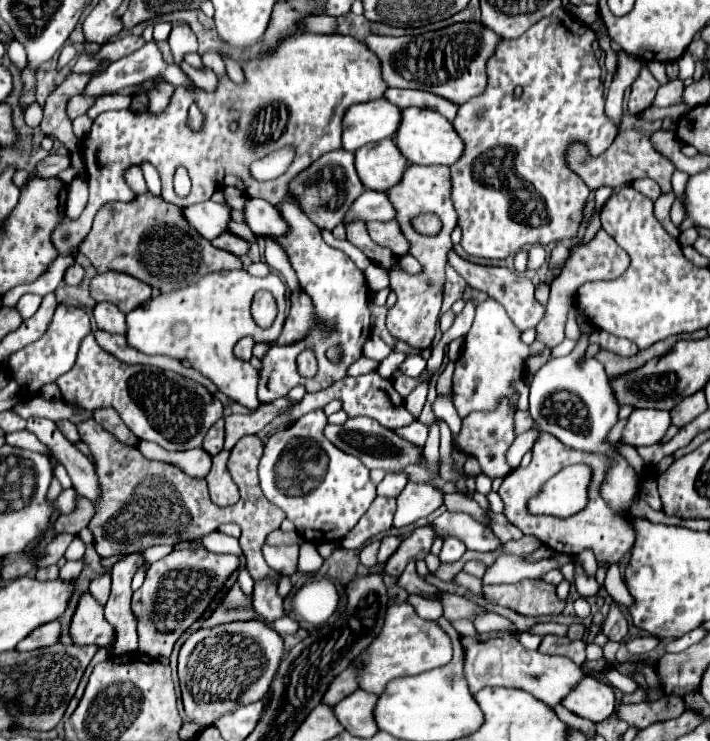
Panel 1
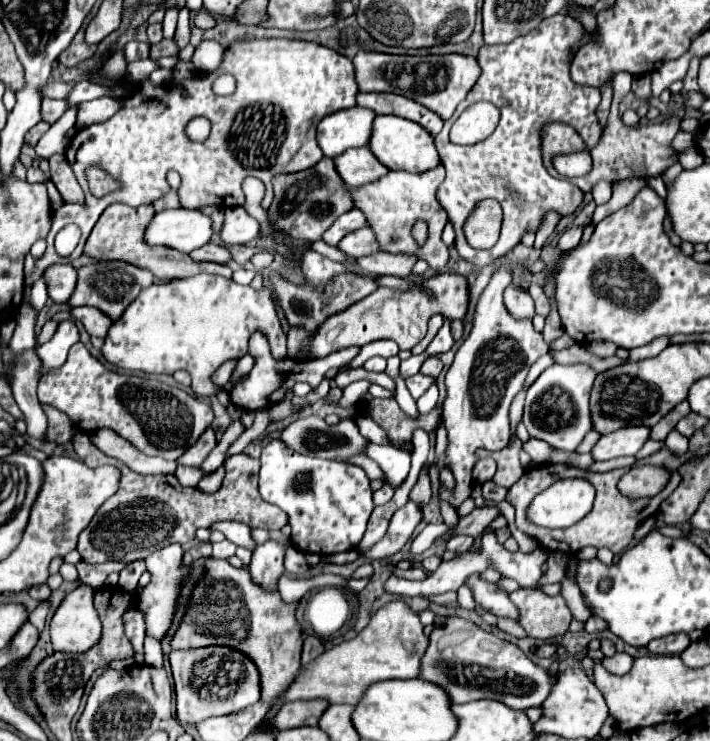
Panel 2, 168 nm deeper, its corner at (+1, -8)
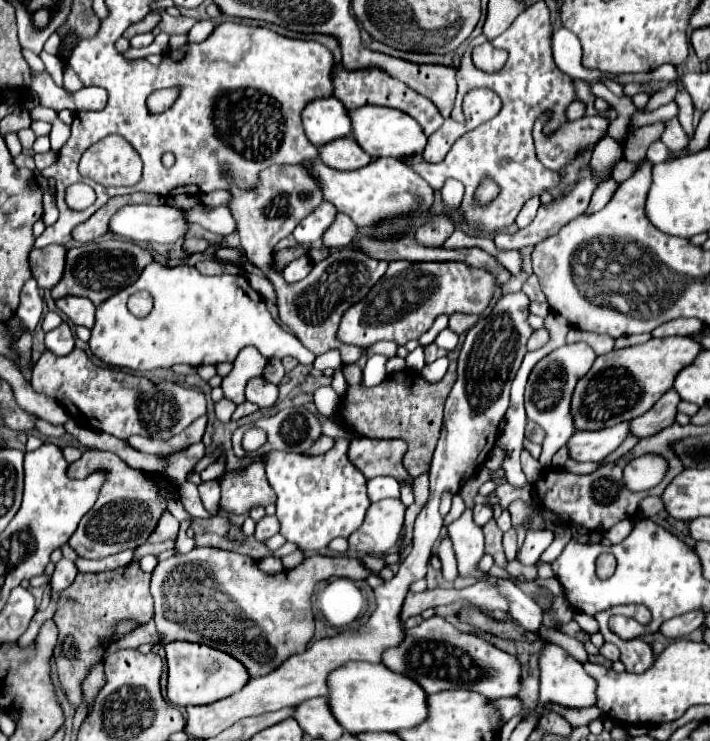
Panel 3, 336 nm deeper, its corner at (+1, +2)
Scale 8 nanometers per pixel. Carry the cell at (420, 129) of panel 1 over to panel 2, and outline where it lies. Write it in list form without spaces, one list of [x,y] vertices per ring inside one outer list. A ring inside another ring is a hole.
[[[375,116],[371,138],[369,138],[369,150],[389,170],[425,172],[425,170],[431,170],[431,166],[439,164],[439,154],[433,144],[433,136],[423,128],[419,128],[415,122],[403,120],[399,116]]]

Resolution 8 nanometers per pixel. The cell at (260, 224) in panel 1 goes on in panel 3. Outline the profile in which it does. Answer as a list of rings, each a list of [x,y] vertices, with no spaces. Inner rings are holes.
[[[197,206],[197,208],[187,210],[187,216],[191,216],[193,224],[201,224],[209,232],[215,232],[219,236],[229,236],[237,228],[229,206],[217,206],[217,208],[213,208],[213,206]]]

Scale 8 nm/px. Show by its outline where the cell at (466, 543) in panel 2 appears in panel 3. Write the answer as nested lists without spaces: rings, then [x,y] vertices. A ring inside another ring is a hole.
[[[479,504],[479,506],[473,508],[473,520],[475,520],[477,526],[483,526],[485,520],[489,520],[489,518],[493,518],[493,510],[489,506]]]

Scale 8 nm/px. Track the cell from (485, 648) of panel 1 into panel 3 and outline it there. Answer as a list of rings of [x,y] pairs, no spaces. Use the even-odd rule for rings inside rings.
[[[431,616],[419,626],[407,630],[399,648],[383,654],[383,664],[421,684],[427,694],[443,690],[473,690],[487,698],[511,698],[521,692],[521,662],[517,656],[503,652],[485,638],[461,632],[441,616]]]

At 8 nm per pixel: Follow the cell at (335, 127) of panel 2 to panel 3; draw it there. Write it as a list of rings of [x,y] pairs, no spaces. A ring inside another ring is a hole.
[[[335,96],[315,100],[303,110],[303,126],[307,138],[315,146],[323,146],[335,138],[351,134],[349,110]]]

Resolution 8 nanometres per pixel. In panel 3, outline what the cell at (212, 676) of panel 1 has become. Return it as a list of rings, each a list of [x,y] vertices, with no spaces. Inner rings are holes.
[[[171,642],[165,644],[167,652],[167,698],[171,704],[185,706],[201,706],[223,700],[235,692],[239,692],[249,682],[247,668],[227,652],[219,652],[217,648],[193,642]]]

